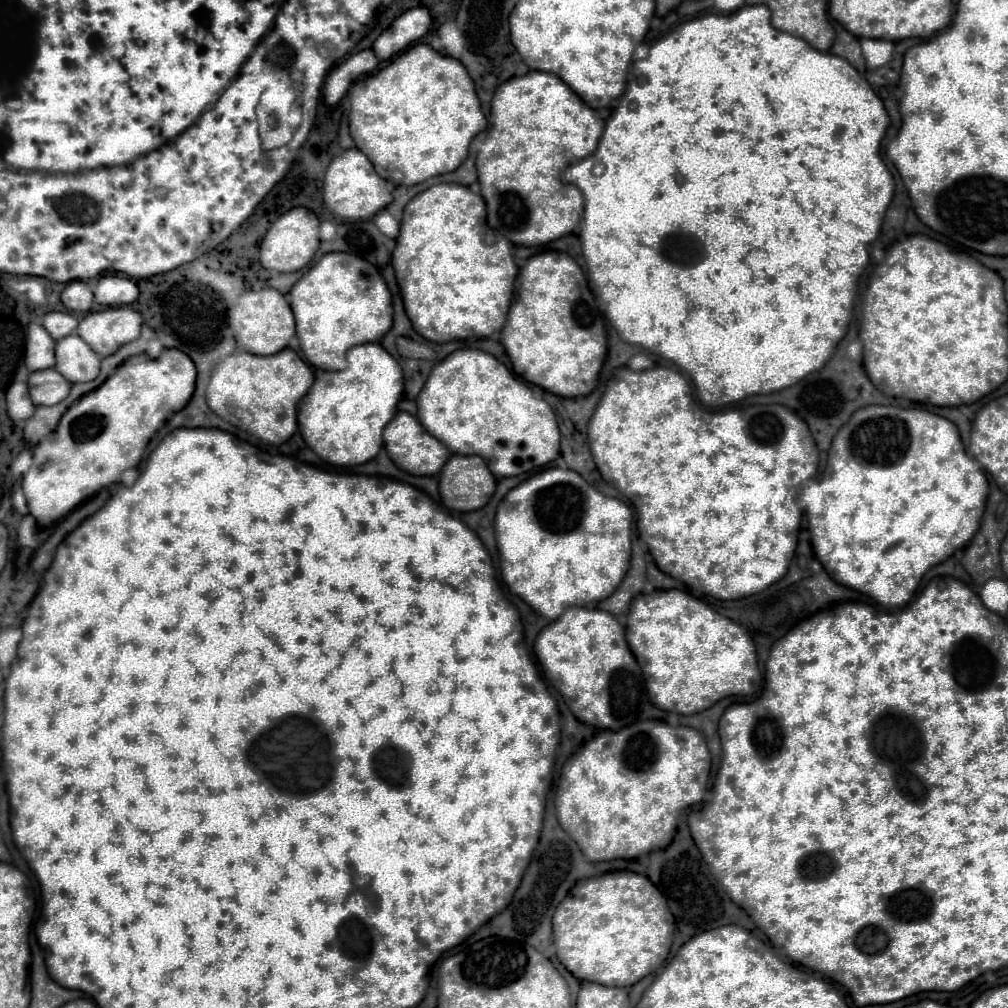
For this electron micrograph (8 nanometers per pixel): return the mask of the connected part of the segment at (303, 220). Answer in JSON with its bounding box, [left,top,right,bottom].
[261,207,319,273]

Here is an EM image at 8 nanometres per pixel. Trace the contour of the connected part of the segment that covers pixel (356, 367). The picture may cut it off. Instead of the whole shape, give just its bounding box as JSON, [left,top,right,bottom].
[299,343,403,467]

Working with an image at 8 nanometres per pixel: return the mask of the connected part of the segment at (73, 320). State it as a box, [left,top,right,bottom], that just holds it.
[43,311,79,341]

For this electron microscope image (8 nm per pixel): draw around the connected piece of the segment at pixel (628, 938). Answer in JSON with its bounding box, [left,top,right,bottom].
[553,871,675,987]

